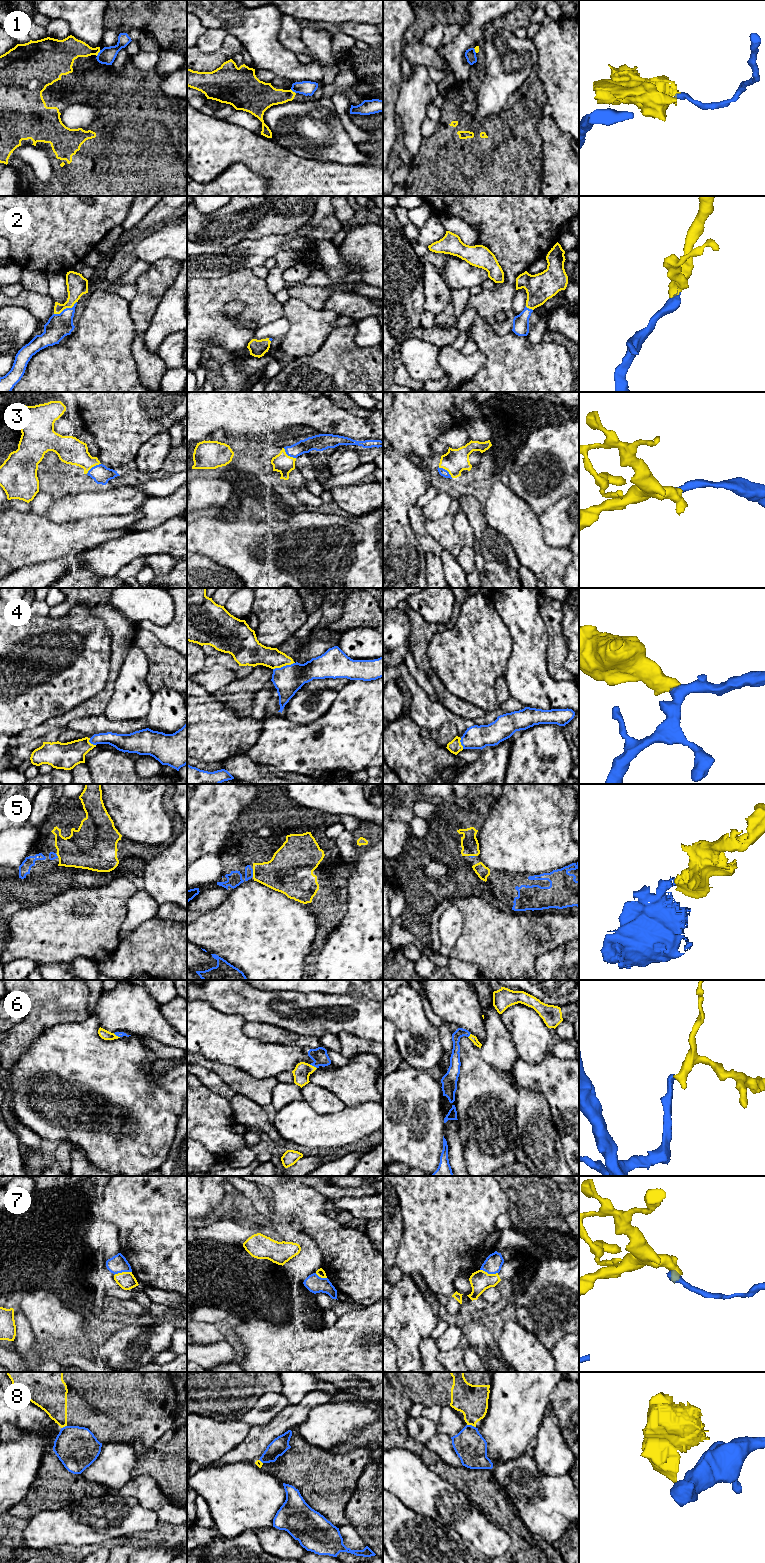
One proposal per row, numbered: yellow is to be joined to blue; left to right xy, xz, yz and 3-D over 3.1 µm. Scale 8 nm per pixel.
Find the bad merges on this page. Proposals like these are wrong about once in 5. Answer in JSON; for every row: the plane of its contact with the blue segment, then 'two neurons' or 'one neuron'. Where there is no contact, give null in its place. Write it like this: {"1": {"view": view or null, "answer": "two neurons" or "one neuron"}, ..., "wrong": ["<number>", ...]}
{"1": {"view": "xy", "answer": "two neurons"}, "2": {"view": "xy", "answer": "one neuron"}, "3": {"view": "yz", "answer": "one neuron"}, "4": {"view": "xz", "answer": "one neuron"}, "5": {"view": "xz", "answer": "one neuron"}, "6": {"view": "xz", "answer": "one neuron"}, "7": {"view": "xy", "answer": "two neurons"}, "8": {"view": "yz", "answer": "two neurons"}, "wrong": ["1", "7", "8"]}

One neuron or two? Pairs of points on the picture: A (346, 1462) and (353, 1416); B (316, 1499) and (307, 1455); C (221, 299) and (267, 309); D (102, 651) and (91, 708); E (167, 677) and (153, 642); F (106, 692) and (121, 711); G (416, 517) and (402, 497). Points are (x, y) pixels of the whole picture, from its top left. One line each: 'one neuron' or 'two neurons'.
A: two neurons
B: one neuron
C: one neuron
D: two neurons
E: one neuron
F: two neurons
G: two neurons

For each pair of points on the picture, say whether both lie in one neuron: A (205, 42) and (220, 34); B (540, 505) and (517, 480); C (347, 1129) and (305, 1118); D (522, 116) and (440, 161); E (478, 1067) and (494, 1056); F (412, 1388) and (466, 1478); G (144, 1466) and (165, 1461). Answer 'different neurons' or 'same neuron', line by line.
A: same neuron
B: same neuron
C: same neuron
D: same neuron
E: different neurons
F: different neurons
G: same neuron

